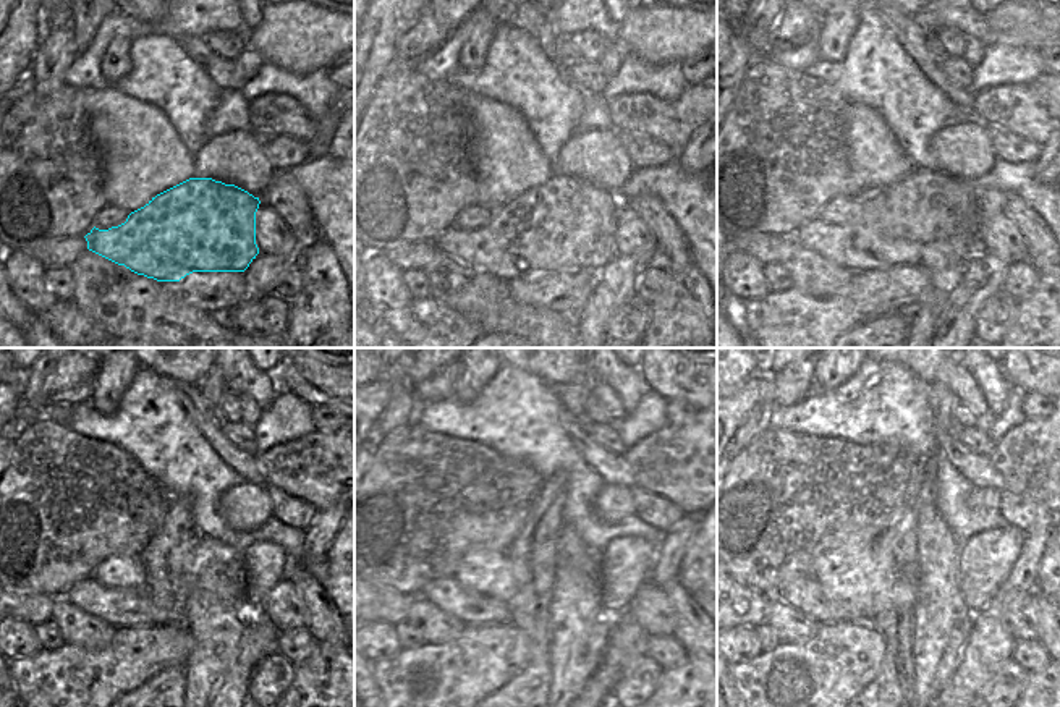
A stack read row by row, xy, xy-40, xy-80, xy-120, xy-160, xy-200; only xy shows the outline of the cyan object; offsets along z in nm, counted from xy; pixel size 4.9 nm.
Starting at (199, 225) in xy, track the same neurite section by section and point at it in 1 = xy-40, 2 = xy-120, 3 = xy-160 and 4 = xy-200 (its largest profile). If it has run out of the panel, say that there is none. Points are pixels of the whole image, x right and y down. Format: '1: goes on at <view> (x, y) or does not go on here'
1: goes on at xy-40 (565, 224)
2: goes on at xy-120 (216, 567)
3: goes on at xy-160 (470, 607)
4: goes on at xy-200 (805, 594)

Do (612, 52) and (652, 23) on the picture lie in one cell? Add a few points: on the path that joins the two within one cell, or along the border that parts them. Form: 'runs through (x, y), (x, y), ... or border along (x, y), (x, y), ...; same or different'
border along (617, 42), (625, 50); different

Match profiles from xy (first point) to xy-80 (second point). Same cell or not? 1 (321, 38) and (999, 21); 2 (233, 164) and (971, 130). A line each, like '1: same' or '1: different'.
1: same
2: same

